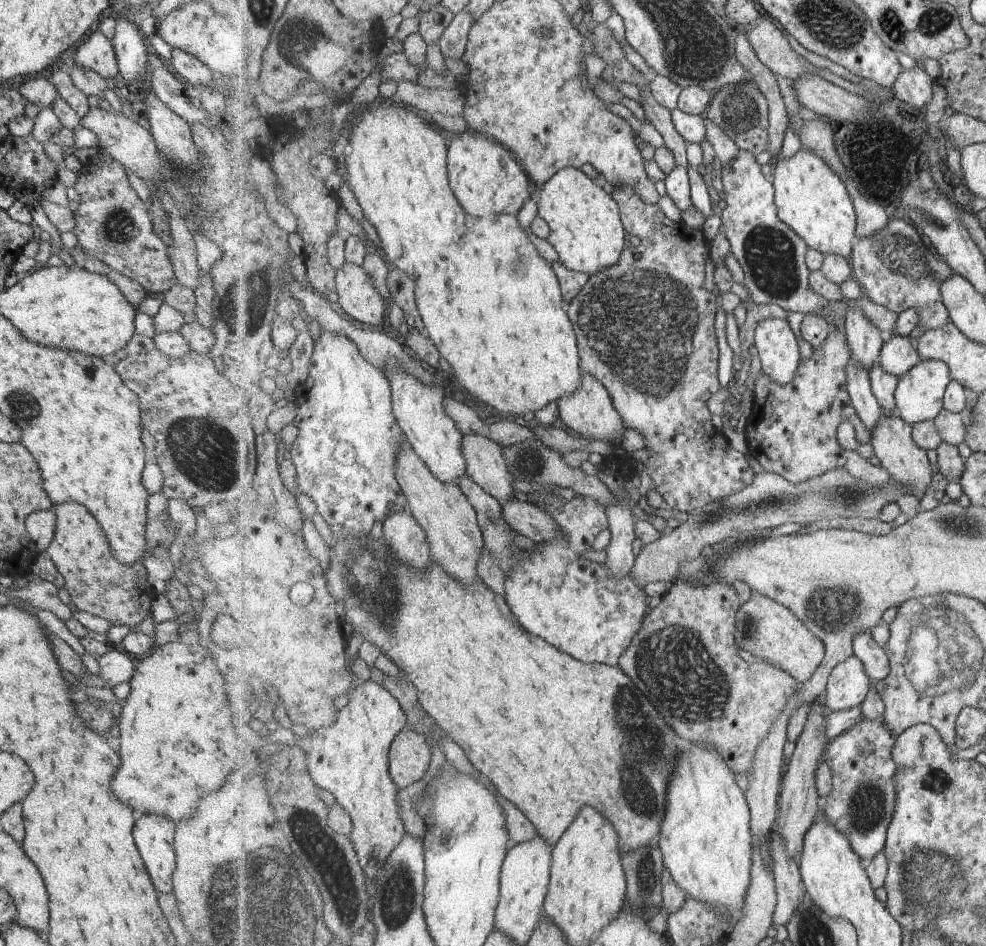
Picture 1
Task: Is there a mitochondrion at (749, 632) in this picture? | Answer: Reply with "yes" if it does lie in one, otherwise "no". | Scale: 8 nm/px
yes

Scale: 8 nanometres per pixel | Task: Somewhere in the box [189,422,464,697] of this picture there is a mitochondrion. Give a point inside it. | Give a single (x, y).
(378, 586)

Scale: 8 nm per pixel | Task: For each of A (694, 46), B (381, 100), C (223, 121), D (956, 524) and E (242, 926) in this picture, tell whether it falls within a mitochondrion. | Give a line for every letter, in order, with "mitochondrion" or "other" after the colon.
A: mitochondrion
B: other
C: other
D: mitochondrion
E: mitochondrion

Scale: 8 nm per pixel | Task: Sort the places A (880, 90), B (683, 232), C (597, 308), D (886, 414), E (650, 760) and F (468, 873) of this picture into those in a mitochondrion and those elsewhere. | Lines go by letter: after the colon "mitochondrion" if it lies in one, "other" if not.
A: other
B: other
C: mitochondrion
D: other
E: mitochondrion
F: other

